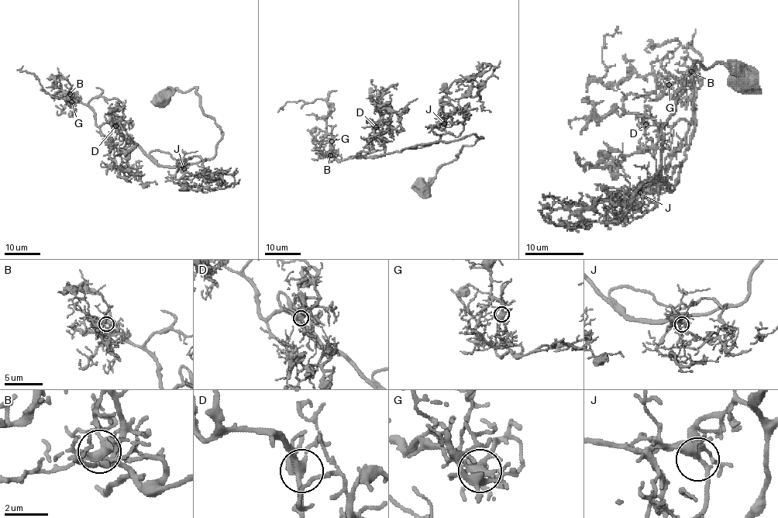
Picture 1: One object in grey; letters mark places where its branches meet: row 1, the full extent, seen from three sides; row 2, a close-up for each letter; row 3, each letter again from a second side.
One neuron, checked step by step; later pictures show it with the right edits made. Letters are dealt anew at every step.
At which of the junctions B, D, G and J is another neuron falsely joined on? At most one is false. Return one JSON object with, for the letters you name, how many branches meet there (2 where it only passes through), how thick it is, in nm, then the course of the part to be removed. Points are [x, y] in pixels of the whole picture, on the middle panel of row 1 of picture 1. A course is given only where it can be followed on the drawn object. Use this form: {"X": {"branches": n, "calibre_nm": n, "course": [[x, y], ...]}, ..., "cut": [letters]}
{"cut": []}

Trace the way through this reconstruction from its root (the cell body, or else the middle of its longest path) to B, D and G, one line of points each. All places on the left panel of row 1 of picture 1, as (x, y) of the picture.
B: (161, 98), (197, 88), (222, 133), (212, 157), (157, 165), (111, 124), (98, 126), (70, 94)
D: (161, 98), (197, 88), (222, 133), (212, 157), (157, 165), (115, 127), (125, 123), (120, 132), (115, 126)
G: (161, 98), (197, 88), (222, 133), (212, 157), (157, 165), (70, 101)

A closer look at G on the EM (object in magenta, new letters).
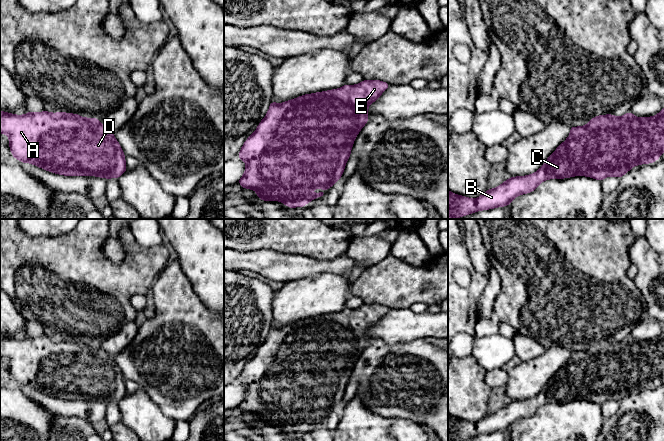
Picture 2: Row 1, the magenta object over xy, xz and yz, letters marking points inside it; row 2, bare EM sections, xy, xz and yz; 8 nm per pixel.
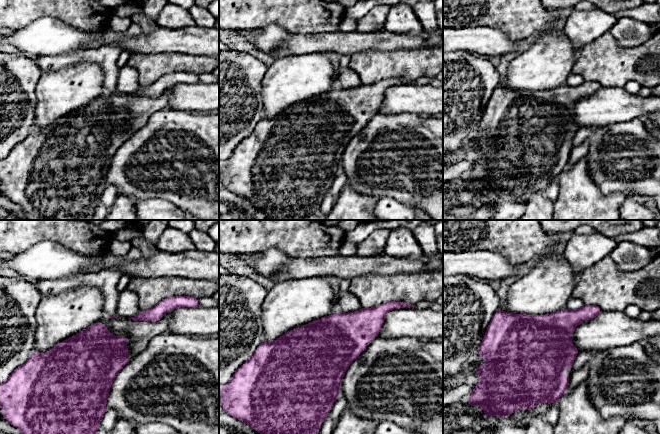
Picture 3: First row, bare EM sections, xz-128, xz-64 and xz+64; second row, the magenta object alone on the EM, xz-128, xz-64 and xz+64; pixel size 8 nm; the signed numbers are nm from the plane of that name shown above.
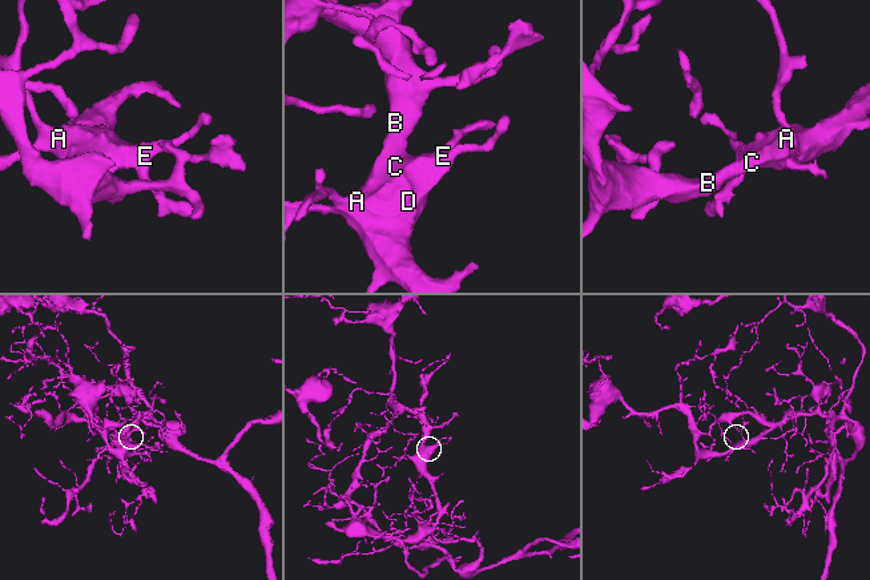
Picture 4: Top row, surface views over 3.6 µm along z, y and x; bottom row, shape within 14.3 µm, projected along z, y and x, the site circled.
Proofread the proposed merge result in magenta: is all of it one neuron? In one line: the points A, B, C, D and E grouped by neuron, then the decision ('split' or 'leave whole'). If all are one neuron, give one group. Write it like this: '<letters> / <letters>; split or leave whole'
A B C D E; leave whole

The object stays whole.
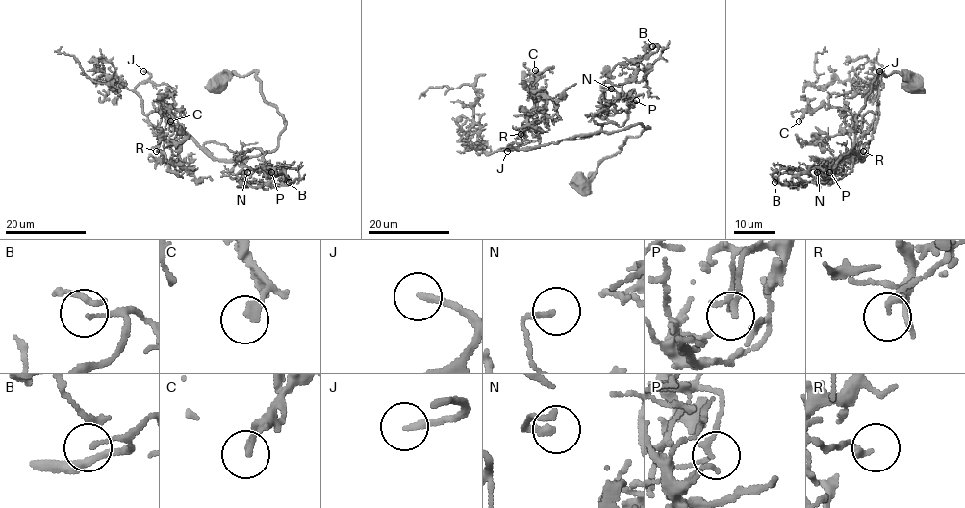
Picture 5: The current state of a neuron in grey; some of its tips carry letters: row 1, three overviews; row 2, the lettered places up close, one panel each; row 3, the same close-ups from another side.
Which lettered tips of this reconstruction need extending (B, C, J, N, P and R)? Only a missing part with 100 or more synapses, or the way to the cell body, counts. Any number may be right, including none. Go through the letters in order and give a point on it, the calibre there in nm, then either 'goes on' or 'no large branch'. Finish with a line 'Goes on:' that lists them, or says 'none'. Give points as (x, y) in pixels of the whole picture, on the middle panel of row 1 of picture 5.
B: (652, 46) | 80 nm | no large branch
C: (535, 70) | 200 nm | no large branch
J: (507, 151) | 180 nm | goes on
N: (611, 88) | 190 nm | no large branch
P: (636, 100) | 170 nm | no large branch
R: (520, 134) | 190 nm | no large branch
Goes on: J

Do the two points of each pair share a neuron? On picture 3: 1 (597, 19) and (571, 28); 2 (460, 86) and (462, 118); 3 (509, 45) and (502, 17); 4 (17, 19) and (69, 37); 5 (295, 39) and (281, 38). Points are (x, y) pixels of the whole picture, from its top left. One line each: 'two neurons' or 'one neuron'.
1: one neuron
2: one neuron
3: two neurons
4: two neurons
5: two neurons

